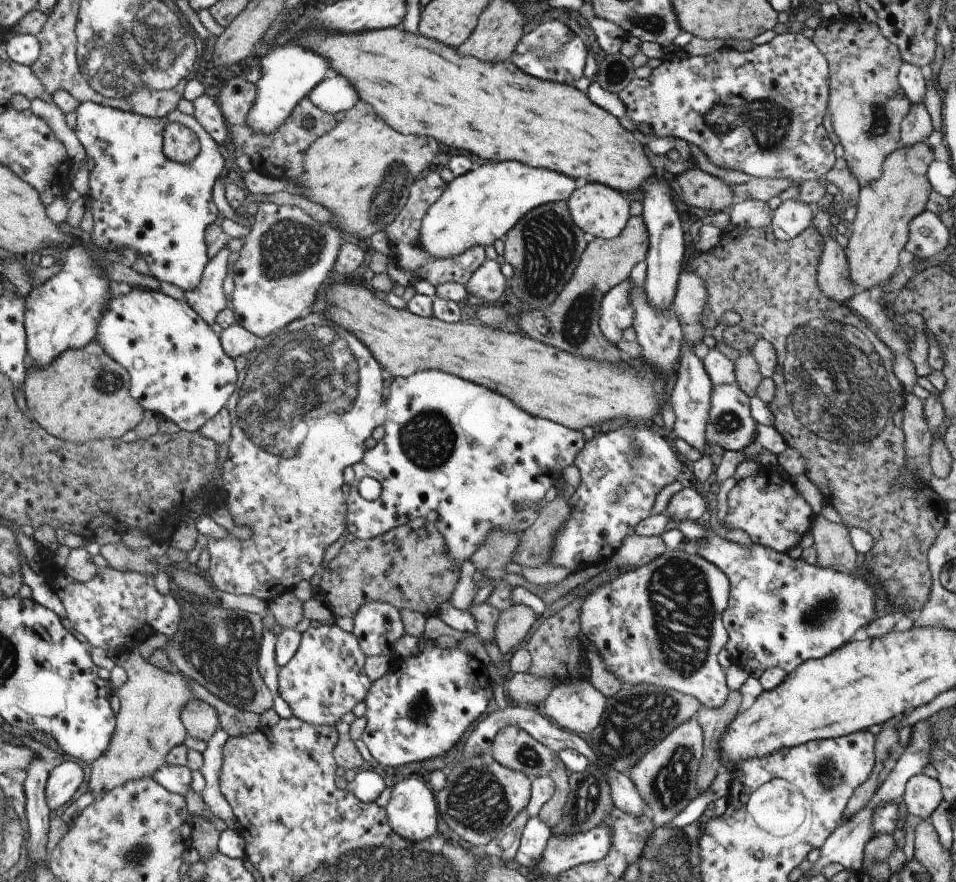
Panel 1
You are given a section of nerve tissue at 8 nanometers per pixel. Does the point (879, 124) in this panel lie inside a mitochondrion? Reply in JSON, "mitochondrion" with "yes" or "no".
{"mitochondrion":"yes"}

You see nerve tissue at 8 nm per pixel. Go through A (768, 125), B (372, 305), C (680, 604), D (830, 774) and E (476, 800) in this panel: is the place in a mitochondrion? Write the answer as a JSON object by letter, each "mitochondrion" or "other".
{"A":"mitochondrion","B":"other","C":"mitochondrion","D":"mitochondrion","E":"mitochondrion"}

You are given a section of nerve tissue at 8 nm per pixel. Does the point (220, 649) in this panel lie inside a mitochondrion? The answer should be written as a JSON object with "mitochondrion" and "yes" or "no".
{"mitochondrion":"yes"}

